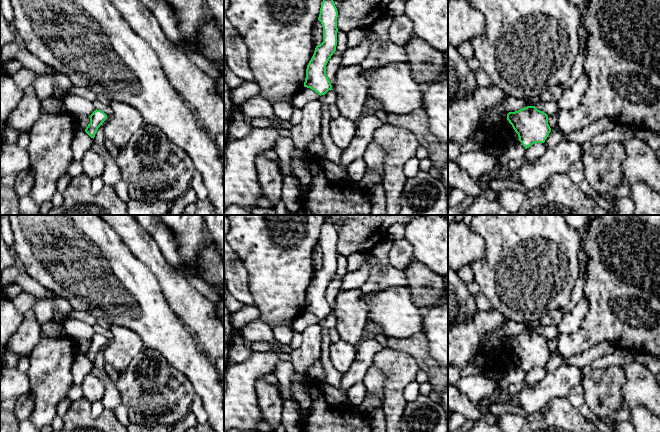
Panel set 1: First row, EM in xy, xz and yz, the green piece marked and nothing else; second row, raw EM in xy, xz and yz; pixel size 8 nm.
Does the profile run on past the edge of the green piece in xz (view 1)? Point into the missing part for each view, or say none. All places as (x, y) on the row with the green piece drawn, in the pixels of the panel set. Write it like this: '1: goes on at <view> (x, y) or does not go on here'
1: does not go on here

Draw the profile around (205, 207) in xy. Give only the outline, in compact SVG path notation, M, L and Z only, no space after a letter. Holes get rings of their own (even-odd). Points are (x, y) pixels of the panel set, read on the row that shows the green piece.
M197 200L187 205L182 215L216 215L213 204L208 200Z

